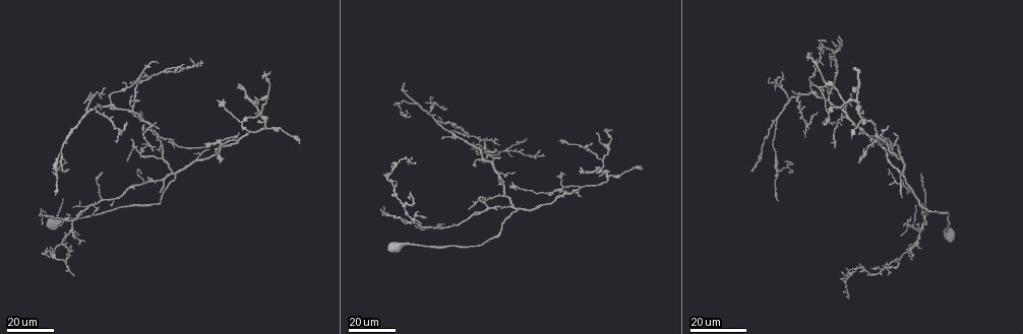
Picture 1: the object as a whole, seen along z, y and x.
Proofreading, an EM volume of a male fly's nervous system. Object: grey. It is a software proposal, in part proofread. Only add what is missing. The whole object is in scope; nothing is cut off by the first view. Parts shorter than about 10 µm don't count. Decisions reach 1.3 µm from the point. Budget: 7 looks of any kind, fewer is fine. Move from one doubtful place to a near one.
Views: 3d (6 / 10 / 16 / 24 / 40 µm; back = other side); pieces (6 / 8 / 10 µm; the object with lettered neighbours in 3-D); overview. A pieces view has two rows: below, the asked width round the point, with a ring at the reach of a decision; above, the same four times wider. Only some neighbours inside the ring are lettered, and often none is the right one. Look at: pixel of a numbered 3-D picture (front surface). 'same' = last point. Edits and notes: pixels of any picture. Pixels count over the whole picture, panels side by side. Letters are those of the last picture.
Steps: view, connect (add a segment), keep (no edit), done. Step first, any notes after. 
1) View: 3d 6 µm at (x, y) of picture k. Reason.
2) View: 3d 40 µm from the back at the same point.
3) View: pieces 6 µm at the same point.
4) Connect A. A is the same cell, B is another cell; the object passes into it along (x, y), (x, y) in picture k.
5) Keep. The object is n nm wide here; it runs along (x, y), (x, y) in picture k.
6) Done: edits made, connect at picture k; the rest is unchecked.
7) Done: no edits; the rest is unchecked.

View: 3d 24 µm at (600, 174) of picture 1. Tapers out.

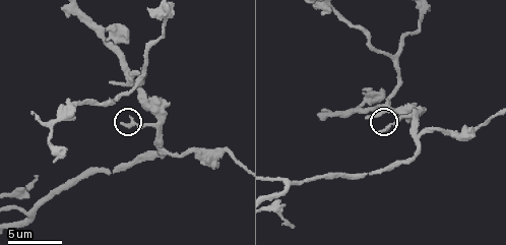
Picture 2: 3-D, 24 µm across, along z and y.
View: pieces 6 µm at (122, 123) of picture 2. See the neighbours.

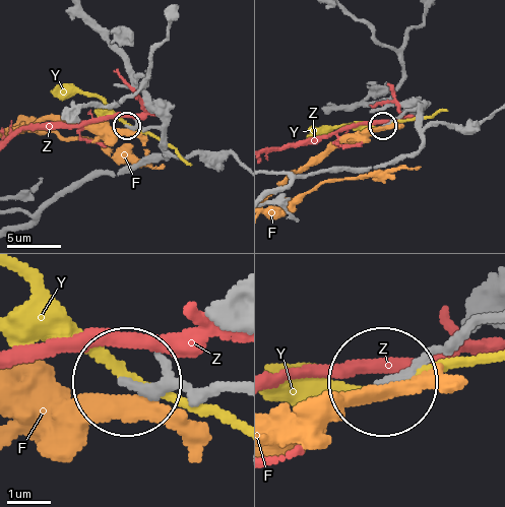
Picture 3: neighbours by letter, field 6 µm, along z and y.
Keep. The object is 190 nm wide here; F, Y and Z are other cells; none of them fits.

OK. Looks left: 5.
View: 3d 16 µm at (898, 145) of picture 1. An open end.

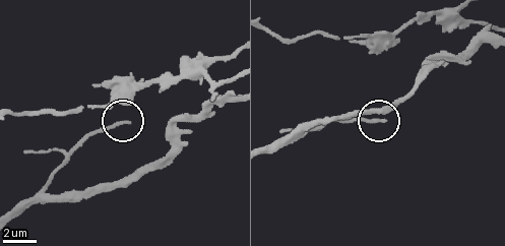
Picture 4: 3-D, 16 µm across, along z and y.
View: pieces 6 µm at (385, 121) of picture 4. See the neighbours.

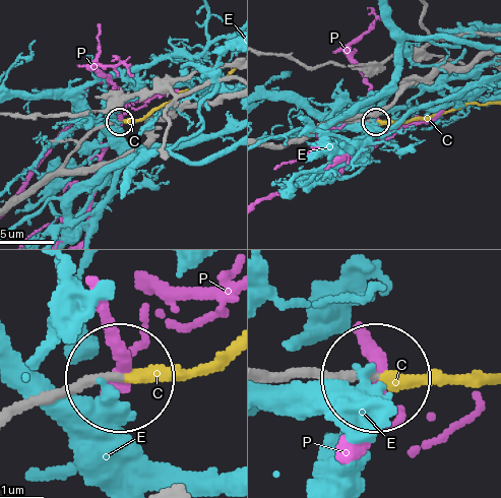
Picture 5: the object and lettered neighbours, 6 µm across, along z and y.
Connect C. The object is 190 nm wide here; C is the same cell, E and P are other cells; the cell continues.

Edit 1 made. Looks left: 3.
View: overview.

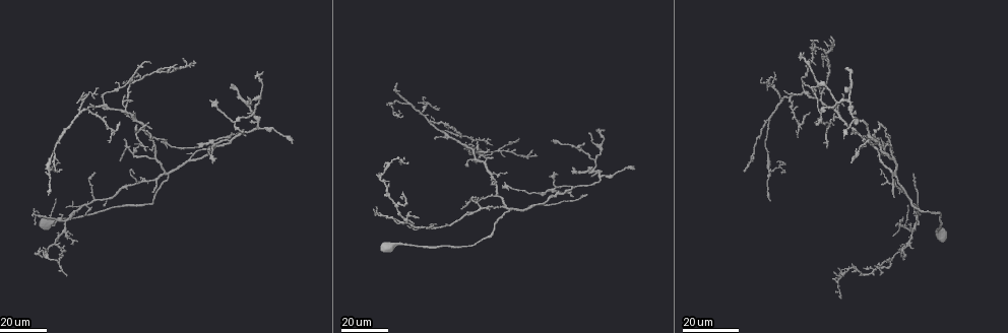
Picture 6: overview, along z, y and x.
View: 3d 24 µm at (842, 94) of picture 6. Tapers out.

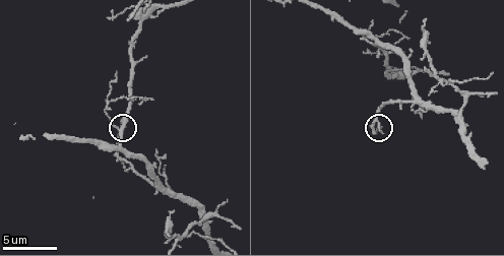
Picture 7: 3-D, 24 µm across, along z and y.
View: pieces 8 µm at the same point. What lies round it.

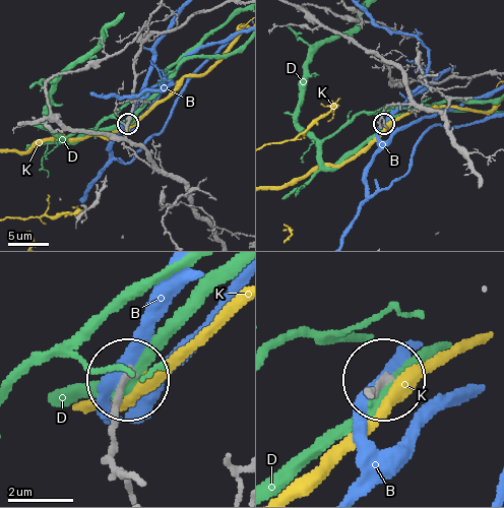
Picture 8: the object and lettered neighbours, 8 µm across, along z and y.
Keep. The object is 180 nm wide here; B, D and K are other cells; none of them fits.

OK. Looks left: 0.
Done: edits made, connect at picture 5; the rest is unchecked.

